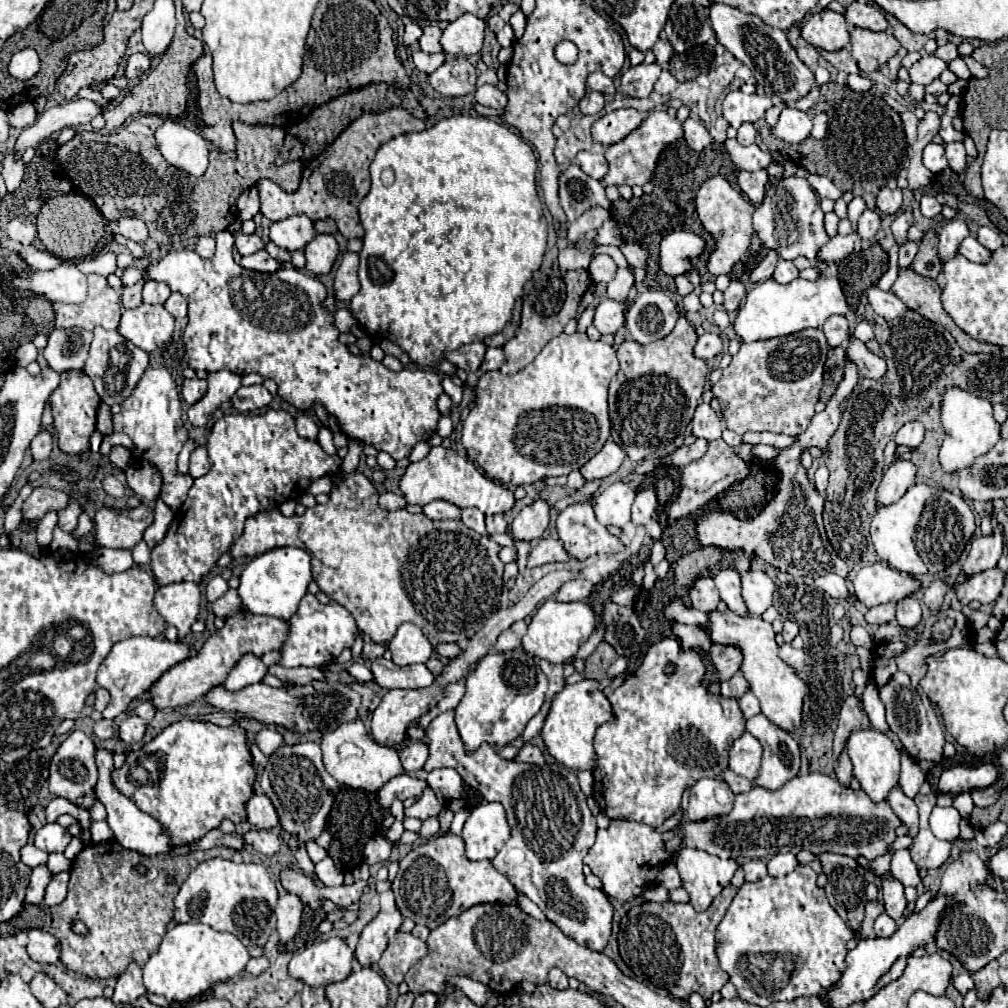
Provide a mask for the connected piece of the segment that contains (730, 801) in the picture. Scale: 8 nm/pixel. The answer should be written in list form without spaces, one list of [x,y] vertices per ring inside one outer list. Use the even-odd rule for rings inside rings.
[[[702,778],[690,788],[688,820],[708,820],[724,816],[734,806],[734,792],[726,782]]]

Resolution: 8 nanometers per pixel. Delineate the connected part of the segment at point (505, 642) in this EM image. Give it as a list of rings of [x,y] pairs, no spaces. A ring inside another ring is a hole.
[[[520,620],[520,622],[514,622],[508,630],[504,630],[500,636],[498,636],[498,640],[496,640],[496,644],[494,644],[494,648],[498,650],[498,652],[508,652],[508,650],[514,650],[514,648],[518,648],[520,646],[520,642],[522,642],[522,636],[526,634],[526,622],[524,620]]]

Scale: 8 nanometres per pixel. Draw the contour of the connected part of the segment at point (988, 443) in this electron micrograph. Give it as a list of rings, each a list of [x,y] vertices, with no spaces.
[[[946,386],[940,402],[940,420],[946,440],[940,448],[940,462],[946,472],[958,472],[972,466],[976,456],[986,454],[1000,440],[1000,424],[992,416],[992,404],[986,398],[966,392],[958,386]]]

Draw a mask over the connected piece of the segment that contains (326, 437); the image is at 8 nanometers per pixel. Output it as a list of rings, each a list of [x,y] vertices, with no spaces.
[[[320,428],[320,434],[318,434],[318,442],[322,446],[322,450],[330,456],[336,454],[336,446],[332,444],[332,432],[328,428]]]

